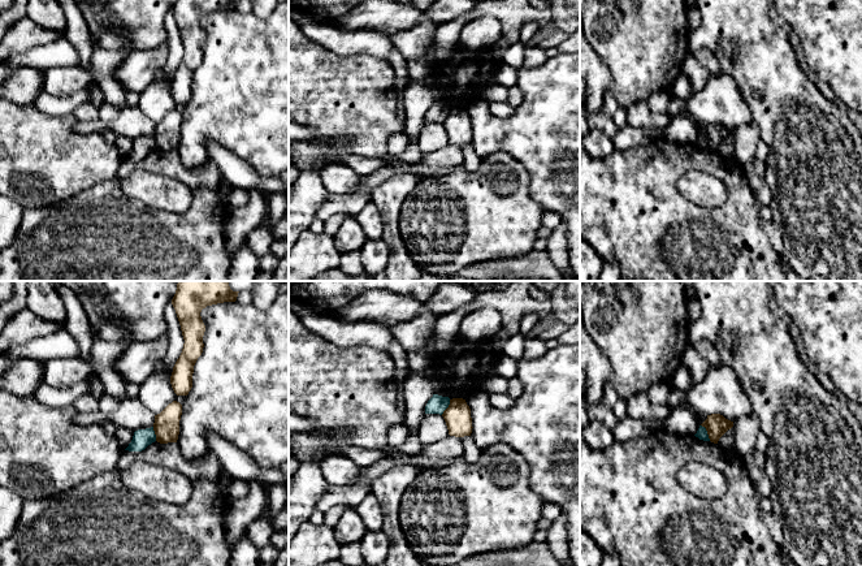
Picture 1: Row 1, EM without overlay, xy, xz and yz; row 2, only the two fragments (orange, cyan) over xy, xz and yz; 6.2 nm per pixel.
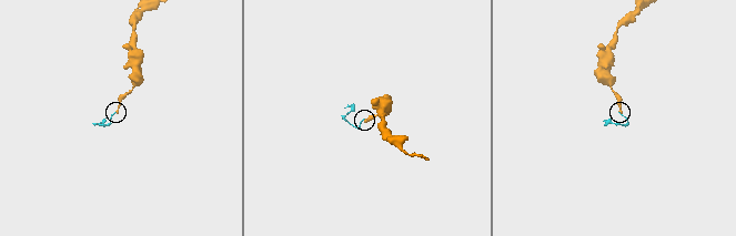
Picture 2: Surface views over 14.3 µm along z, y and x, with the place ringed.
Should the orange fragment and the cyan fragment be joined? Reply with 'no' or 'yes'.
no

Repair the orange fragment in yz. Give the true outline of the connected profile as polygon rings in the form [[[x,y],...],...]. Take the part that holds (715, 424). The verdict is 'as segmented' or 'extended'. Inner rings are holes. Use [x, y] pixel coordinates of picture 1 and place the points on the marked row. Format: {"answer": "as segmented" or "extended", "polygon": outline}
{"answer": "as segmented", "polygon": [[[711,414],[701,425],[706,428],[710,441],[718,444],[719,438],[733,427],[733,422],[720,414]]]}

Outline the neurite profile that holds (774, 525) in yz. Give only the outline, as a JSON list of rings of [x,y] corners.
[[[771,511],[766,513],[766,523],[771,532],[772,539],[780,546],[785,543],[784,535],[781,532],[781,523],[779,518]]]

